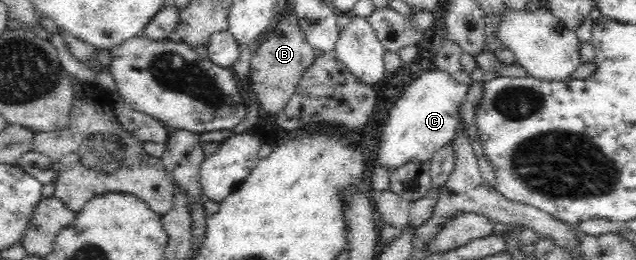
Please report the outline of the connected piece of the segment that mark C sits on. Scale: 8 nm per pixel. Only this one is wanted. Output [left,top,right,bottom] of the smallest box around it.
[377,71,470,171]

